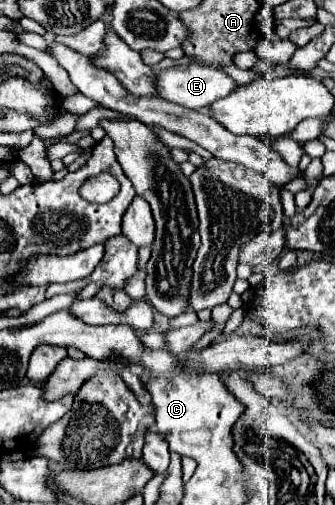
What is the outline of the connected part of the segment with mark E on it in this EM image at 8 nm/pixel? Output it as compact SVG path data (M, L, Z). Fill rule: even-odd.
M187 64L187 66L173 66L167 68L165 72L161 72L157 76L157 90L159 96L179 104L183 108L191 108L191 110L201 110L211 106L213 102L217 102L217 98L225 98L229 92L233 92L237 88L237 82L223 72L221 68L213 68L213 66L201 66L201 64Z

